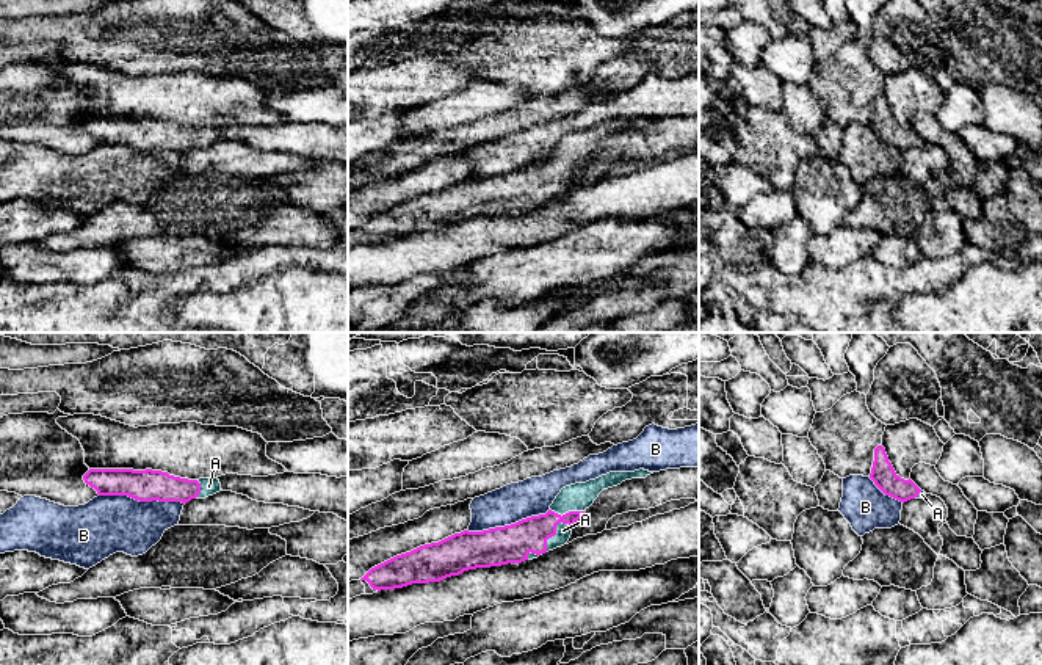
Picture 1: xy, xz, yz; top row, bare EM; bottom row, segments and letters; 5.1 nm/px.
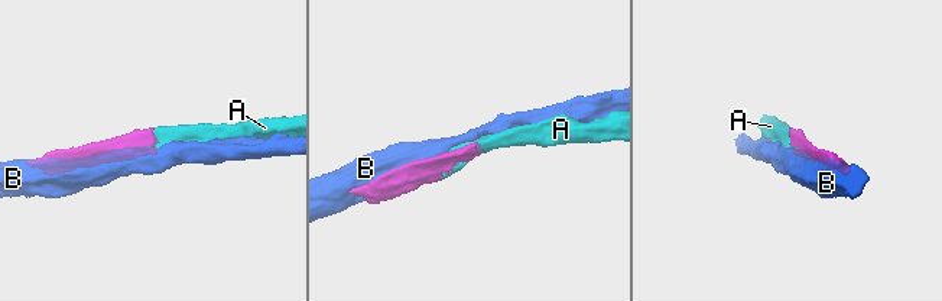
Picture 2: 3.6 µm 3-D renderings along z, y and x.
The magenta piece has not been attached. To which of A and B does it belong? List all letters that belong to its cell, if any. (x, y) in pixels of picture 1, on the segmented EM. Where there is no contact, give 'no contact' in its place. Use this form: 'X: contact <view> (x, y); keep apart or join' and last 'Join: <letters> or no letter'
A: contact xz (555, 532); join
B: contact xy (141, 501); keep apart
Join: A

